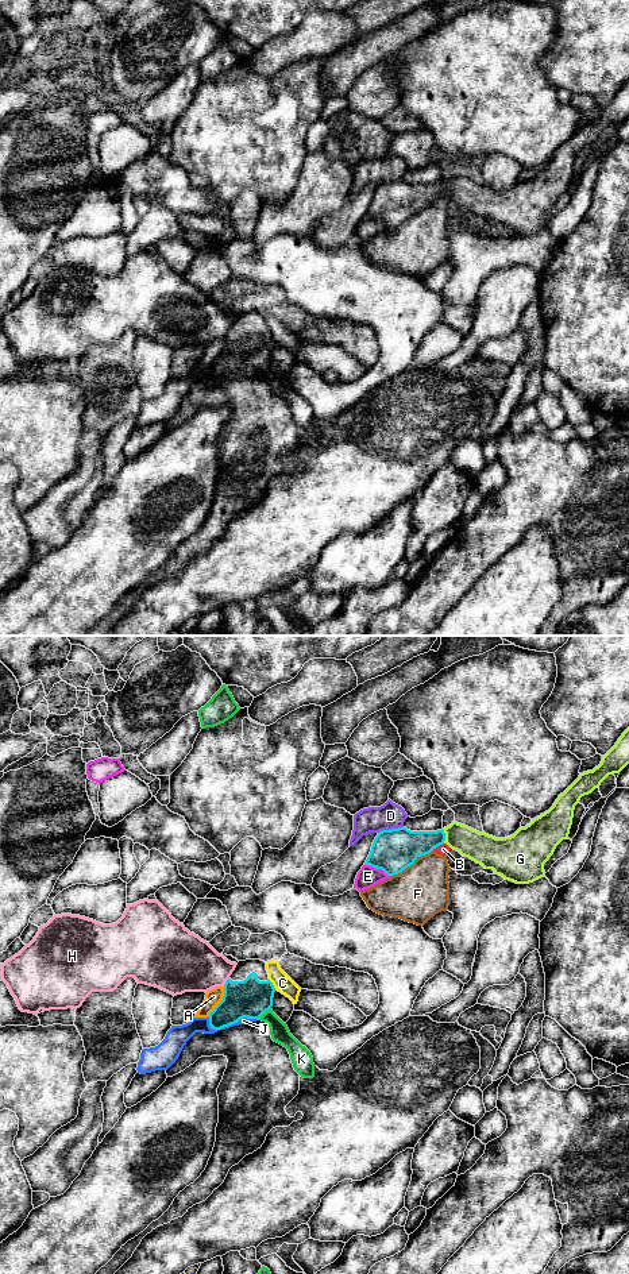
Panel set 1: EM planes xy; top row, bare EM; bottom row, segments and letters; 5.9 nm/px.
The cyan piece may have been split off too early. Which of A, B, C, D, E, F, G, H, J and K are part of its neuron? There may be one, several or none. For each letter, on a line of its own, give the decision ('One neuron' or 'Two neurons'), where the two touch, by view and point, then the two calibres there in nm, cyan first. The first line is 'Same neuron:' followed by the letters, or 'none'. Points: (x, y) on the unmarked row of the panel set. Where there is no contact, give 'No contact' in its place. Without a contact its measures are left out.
Same neuron: G
A: Two neurons. Touches cyan at xy (220, 354). Thickness 220 nm (cyan) against 90 nm
B: Two neurons. Touches cyan at xy (438, 197). Thickness 240 nm (cyan) against 70 nm
C: Two neurons. Touches cyan at xy (271, 336). Thickness 220 nm (cyan) against 110 nm
D: Two neurons. Touches cyan at xy (392, 181). Thickness 260 nm (cyan) against 160 nm
E: Two neurons. Touches cyan at xy (378, 220). Thickness 260 nm (cyan) against 120 nm
F: Two neurons. Touches cyan at xy (412, 216). Thickness 260 nm (cyan) against 320 nm
G: One neuron. Touches cyan at xy (444, 188). Thickness 200 nm (cyan) against 180 nm
H: Two neurons. Touches cyan at xy (226, 334). Thickness 220 nm (cyan) against 340 nm
J: Two neurons. Touches cyan at xy (232, 375). Thickness 220 nm (cyan) against 40 nm
K: Two neurons. Touches cyan at xy (263, 365). Thickness 220 nm (cyan) against 120 nm

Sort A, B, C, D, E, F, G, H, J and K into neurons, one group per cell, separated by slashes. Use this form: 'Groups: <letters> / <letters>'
Groups: A / B F / C / D / E / G / H / J / K

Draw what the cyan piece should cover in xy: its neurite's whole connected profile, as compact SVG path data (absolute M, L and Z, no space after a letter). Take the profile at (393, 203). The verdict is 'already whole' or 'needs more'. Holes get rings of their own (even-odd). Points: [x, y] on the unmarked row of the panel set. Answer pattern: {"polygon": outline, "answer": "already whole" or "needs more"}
{"polygon": "M629 80L602 108L598 119L580 126L548 163L513 188L495 190L455 173L437 184L410 184L406 179L382 182L375 189L364 217L394 228L413 217L418 209L447 196L505 232L516 236L533 235L545 228L544 216L556 198L568 192L574 162L580 150L591 146L609 127L620 126L628 116Z", "answer": "needs more"}

